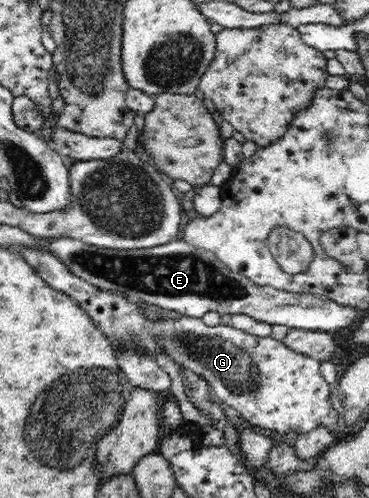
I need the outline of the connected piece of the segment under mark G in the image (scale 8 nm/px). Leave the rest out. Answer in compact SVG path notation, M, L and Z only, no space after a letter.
M30 248L22 249L17 253L30 263L34 271L38 272L50 287L74 298L83 311L86 311L92 317L92 321L100 327L99 331L102 331L106 339L110 340L111 347L117 353L135 351L139 355L154 358L160 353L167 355L174 364L180 366L181 372L193 373L198 375L199 379L206 380L206 383L210 384L210 389L226 405L236 409L238 415L248 419L250 423L260 425L264 429L274 429L279 434L286 434L288 431L297 431L301 434L310 432L314 428L324 427L334 437L343 436L338 429L338 414L330 404L329 397L333 387L327 384L320 374L321 363L317 359L290 350L283 340L273 337L262 338L220 322L208 326L201 318L184 315L177 317L177 314L173 318L162 318L162 316L148 318L140 301L110 290L100 290L85 279L74 275L70 268L52 252Z

